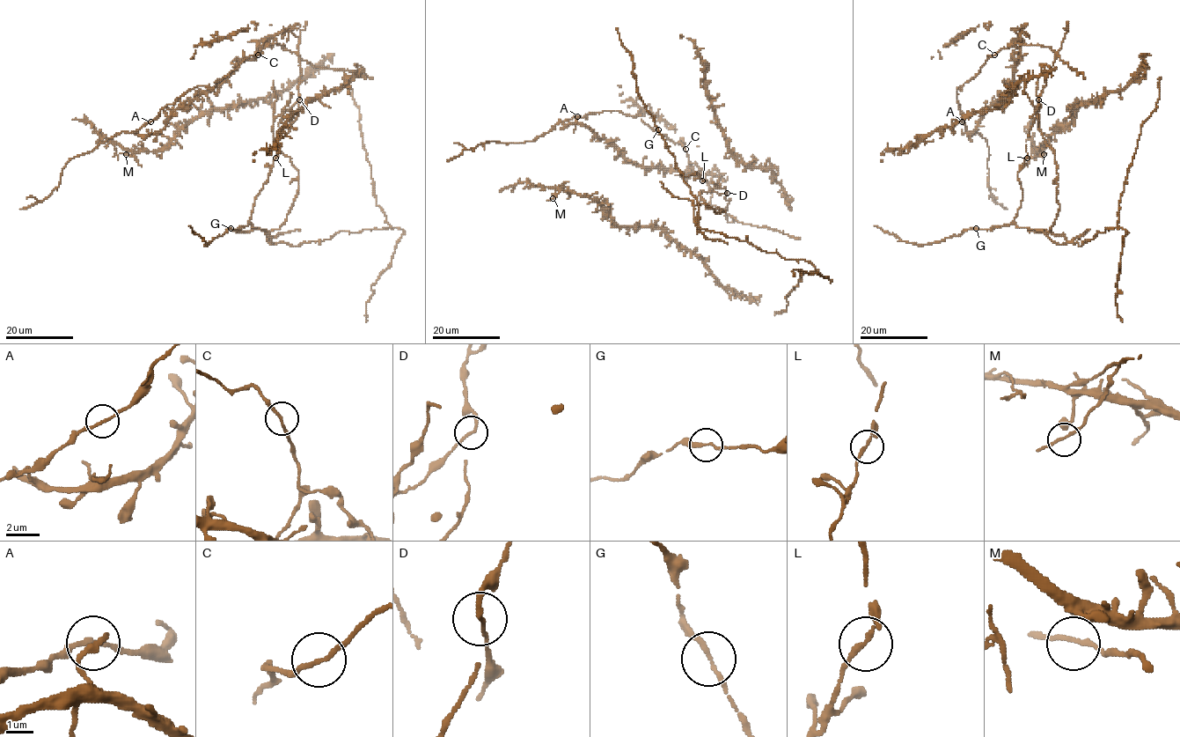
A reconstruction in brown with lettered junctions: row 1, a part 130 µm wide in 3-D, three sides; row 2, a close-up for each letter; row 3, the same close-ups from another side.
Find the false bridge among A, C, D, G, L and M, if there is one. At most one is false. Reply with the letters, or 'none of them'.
D

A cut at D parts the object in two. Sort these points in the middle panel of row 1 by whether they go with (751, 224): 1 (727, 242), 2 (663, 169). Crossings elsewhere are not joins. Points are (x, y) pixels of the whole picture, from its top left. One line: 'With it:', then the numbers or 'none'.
With it: 2

